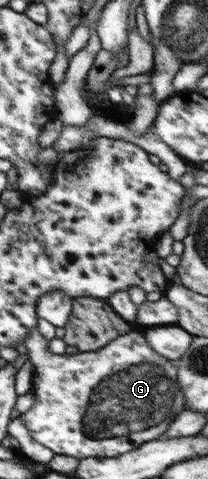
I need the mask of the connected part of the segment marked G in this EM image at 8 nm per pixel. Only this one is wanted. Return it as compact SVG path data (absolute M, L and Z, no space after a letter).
M37 326L34 327L30 335L26 337L25 342L32 363L32 391L34 391L36 398L34 406L31 407L30 410L23 412L20 418L29 430L31 438L35 439L37 443L49 447L49 449L55 451L55 453L69 455L69 457L75 457L75 459L83 459L83 457L115 458L119 454L137 449L137 447L143 443L159 439L165 433L166 427L175 419L175 416L178 416L183 410L187 409L186 403L184 402L183 390L180 389L180 385L178 384L177 370L173 365L173 361L165 359L162 355L155 353L153 348L147 343L140 329L134 328L131 332L121 334L118 338L104 345L101 350L80 351L77 354L66 354L64 352L54 352L47 349L48 343L43 336L39 334Z

